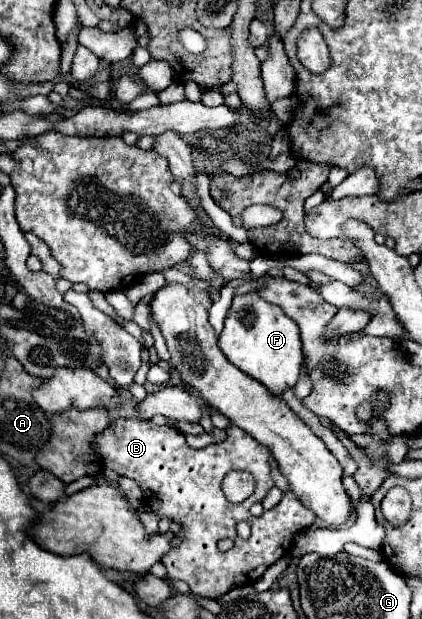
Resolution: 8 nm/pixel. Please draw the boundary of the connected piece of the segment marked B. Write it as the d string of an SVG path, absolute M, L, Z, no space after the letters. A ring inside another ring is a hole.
M118 416L104 432L94 436L92 444L96 454L102 458L104 468L132 478L140 486L144 498L148 496L150 510L160 520L168 518L182 528L180 546L170 550L162 564L166 566L170 580L184 580L196 596L216 598L236 586L252 584L268 566L291 551L292 540L298 532L308 530L316 522L314 512L306 510L294 494L282 496L272 510L264 512L260 518L252 518L250 506L262 502L264 494L274 486L268 464L270 450L234 424L228 424L224 442L194 450L176 428L156 426L150 420ZM232 470L250 472L256 480L254 494L240 504L228 502L220 488L224 476ZM242 520L252 528L248 540L242 540L236 534L236 524ZM222 538L234 540L234 546L226 552L220 552L216 546Z

